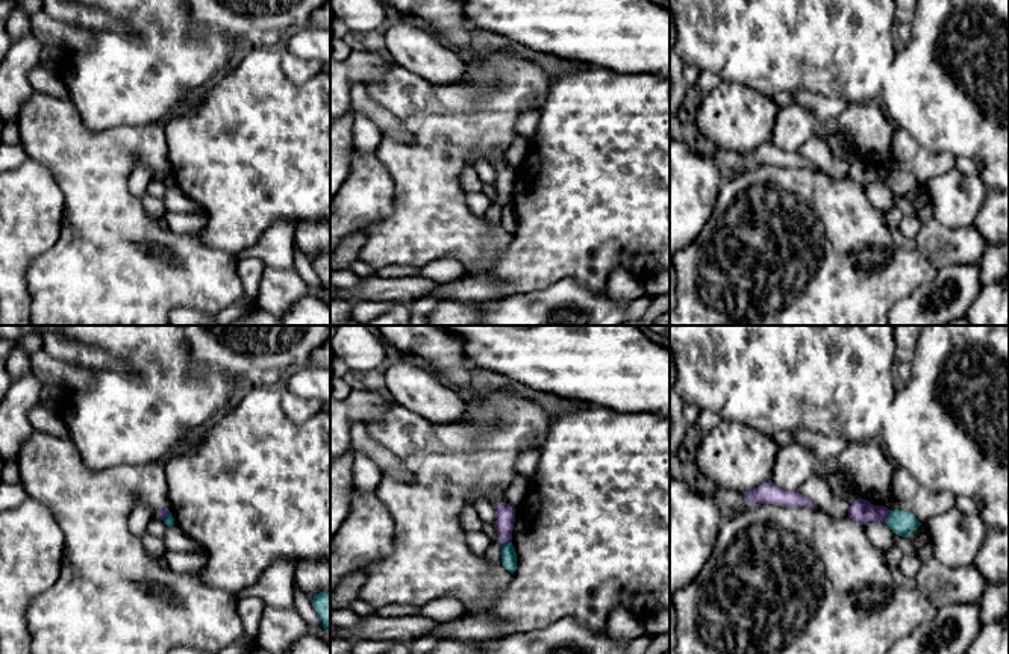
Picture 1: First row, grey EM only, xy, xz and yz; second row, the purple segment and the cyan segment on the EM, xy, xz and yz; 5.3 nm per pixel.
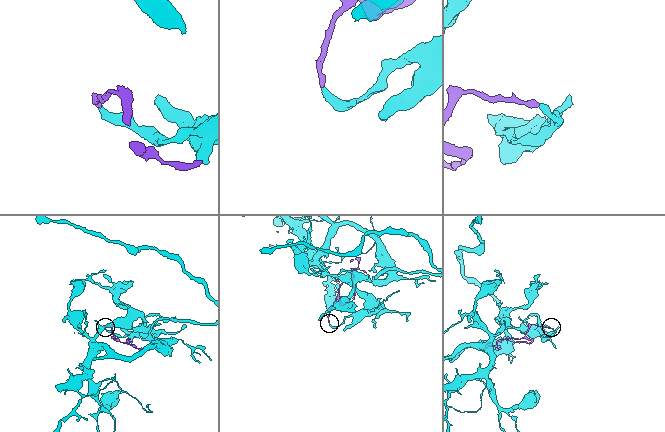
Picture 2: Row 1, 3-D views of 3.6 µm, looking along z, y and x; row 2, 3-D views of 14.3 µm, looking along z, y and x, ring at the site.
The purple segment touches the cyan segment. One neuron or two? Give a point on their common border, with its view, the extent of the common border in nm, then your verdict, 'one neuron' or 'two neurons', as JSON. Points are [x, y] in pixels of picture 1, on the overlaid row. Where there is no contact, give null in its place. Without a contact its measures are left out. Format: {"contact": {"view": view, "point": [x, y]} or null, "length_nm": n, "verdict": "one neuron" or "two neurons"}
{"contact": {"view": "yz", "point": [887, 516]}, "length_nm": 70, "verdict": "two neurons"}

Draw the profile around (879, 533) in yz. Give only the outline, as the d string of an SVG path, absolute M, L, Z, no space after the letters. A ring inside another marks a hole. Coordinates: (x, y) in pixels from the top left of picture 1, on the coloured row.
M870 522L864 525L868 540L880 551L889 551L894 545L894 533L886 522Z

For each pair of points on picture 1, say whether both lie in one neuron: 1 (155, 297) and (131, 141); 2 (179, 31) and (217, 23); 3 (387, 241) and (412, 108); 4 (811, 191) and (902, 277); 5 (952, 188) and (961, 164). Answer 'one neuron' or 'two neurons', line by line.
1: one neuron
2: two neurons
3: one neuron
4: one neuron
5: two neurons

